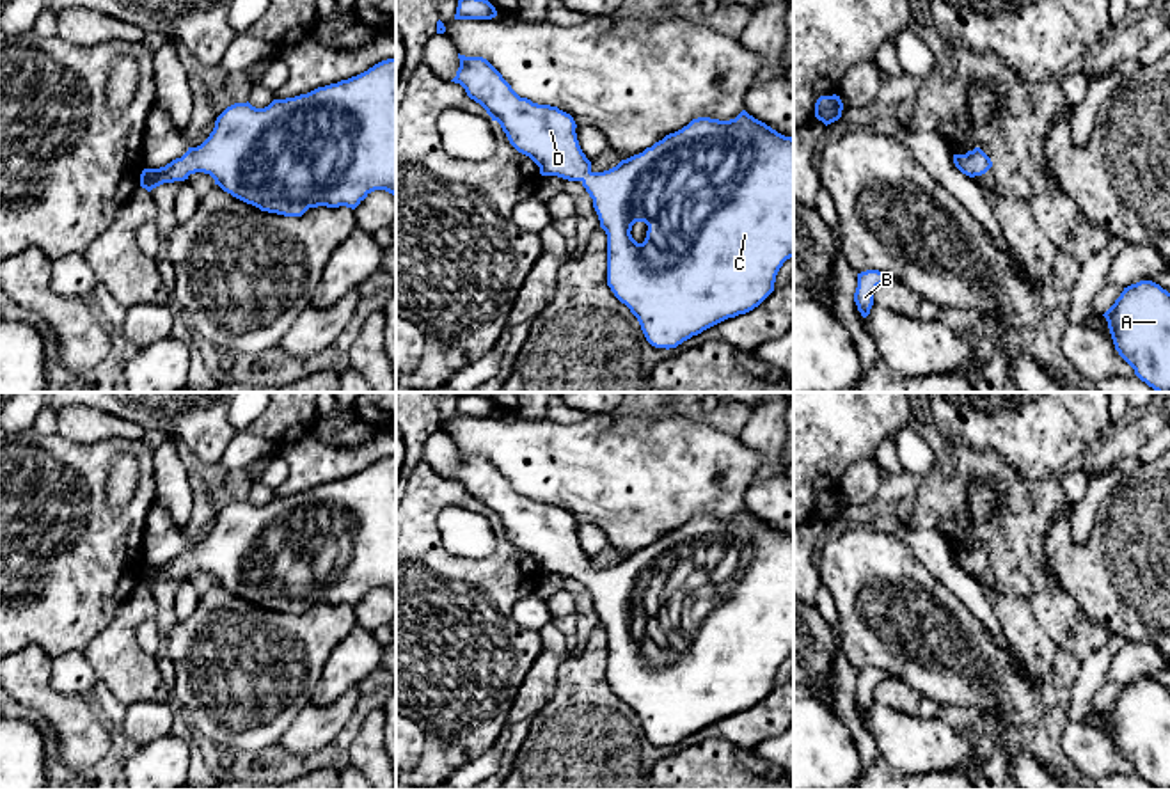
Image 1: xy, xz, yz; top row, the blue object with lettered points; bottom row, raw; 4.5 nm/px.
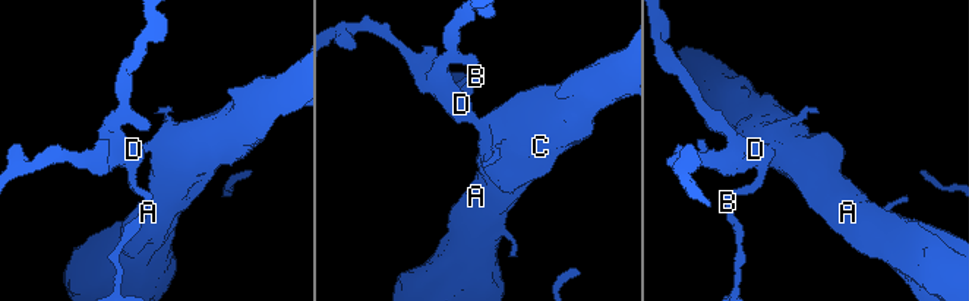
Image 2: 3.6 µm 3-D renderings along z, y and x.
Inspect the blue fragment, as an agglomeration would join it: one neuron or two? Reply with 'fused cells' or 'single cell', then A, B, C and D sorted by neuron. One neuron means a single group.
single cell; A B C D

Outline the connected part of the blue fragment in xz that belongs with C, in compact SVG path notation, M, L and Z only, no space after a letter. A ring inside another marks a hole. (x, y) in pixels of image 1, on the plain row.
M460 453L460 465L456 474L451 478L460 481L467 494L479 501L492 518L497 518L506 531L510 541L522 552L529 554L538 565L542 573L557 573L568 579L581 579L589 595L593 596L593 605L598 612L600 625L607 632L607 683L614 694L625 701L630 710L637 715L641 728L646 739L655 746L676 746L692 733L701 731L703 728L739 712L746 712L758 705L772 689L779 666L790 655L794 655L794 536L785 534L767 524L765 520L755 517L746 508L742 508L735 517L719 518L710 515L692 517L682 527L666 533L662 538L655 540L652 545L646 545L643 550L634 552L627 557L621 557L616 565L593 570L591 559L582 550L577 531L575 518L570 511L550 502L538 502L527 495L520 495L511 483L502 476L502 472L483 454L465 454ZM636 620L644 620L648 623L646 636L643 641L637 641L630 628Z

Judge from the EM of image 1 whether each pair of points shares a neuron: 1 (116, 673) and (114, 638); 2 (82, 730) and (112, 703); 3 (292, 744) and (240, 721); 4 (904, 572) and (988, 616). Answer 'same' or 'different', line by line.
1: same
2: different
3: different
4: different

